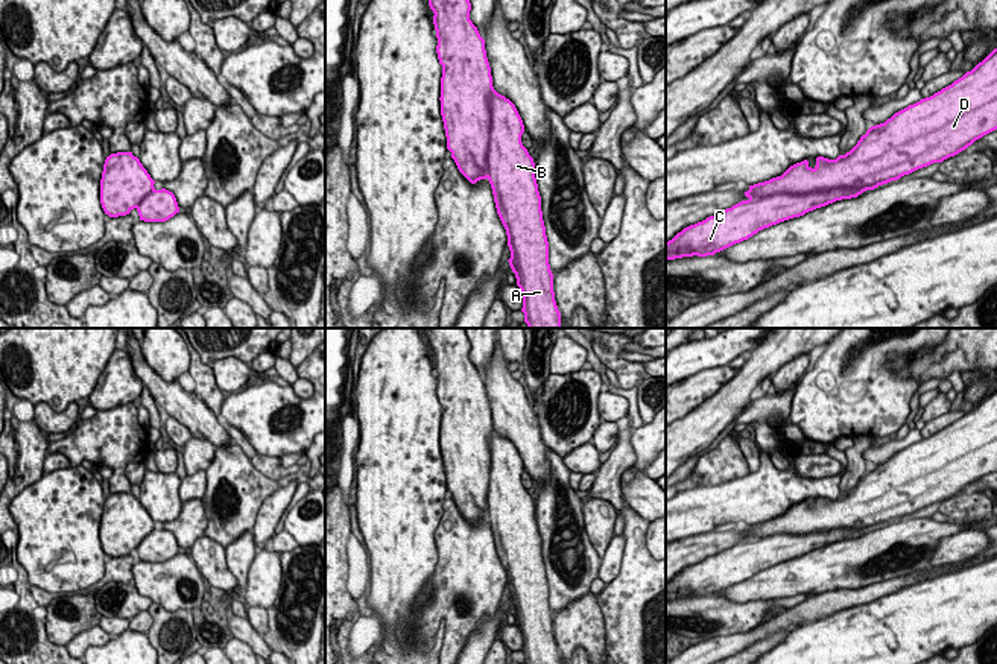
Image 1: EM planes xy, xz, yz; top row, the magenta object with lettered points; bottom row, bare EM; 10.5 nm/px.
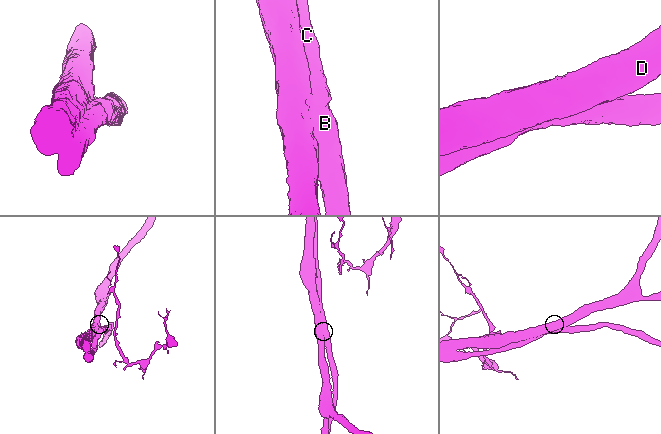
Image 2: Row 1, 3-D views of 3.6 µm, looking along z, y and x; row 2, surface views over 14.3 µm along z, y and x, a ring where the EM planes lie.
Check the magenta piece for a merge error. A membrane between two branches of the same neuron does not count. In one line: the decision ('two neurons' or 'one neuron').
two neurons

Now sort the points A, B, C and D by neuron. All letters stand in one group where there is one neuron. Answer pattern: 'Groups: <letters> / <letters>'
Groups: A B C / D

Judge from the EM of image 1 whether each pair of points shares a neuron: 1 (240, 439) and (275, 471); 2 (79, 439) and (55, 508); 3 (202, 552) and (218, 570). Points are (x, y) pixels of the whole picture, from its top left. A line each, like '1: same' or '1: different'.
1: same
2: different
3: same

